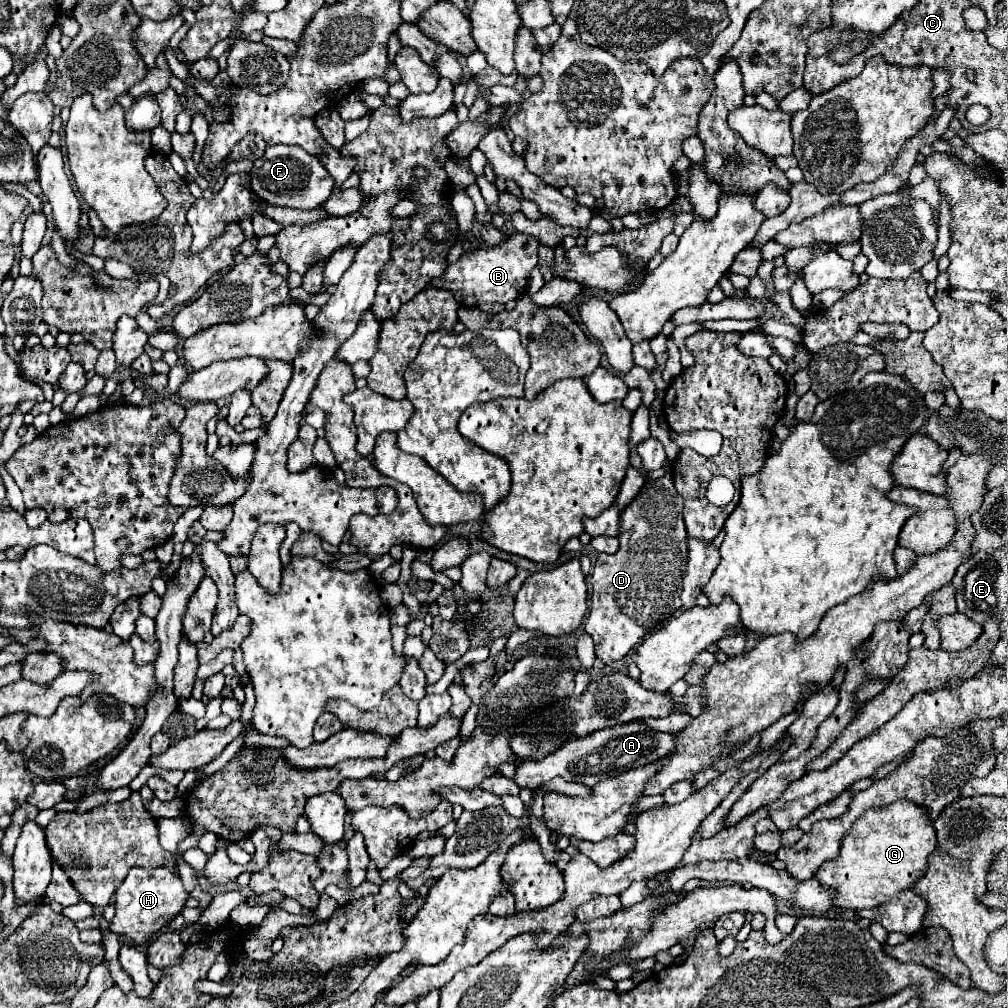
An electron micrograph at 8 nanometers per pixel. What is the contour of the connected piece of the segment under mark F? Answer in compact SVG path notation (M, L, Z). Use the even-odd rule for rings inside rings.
M271 145L265 155L253 163L251 189L269 205L293 207L293 209L315 209L323 205L333 193L333 179L315 155L295 145Z

